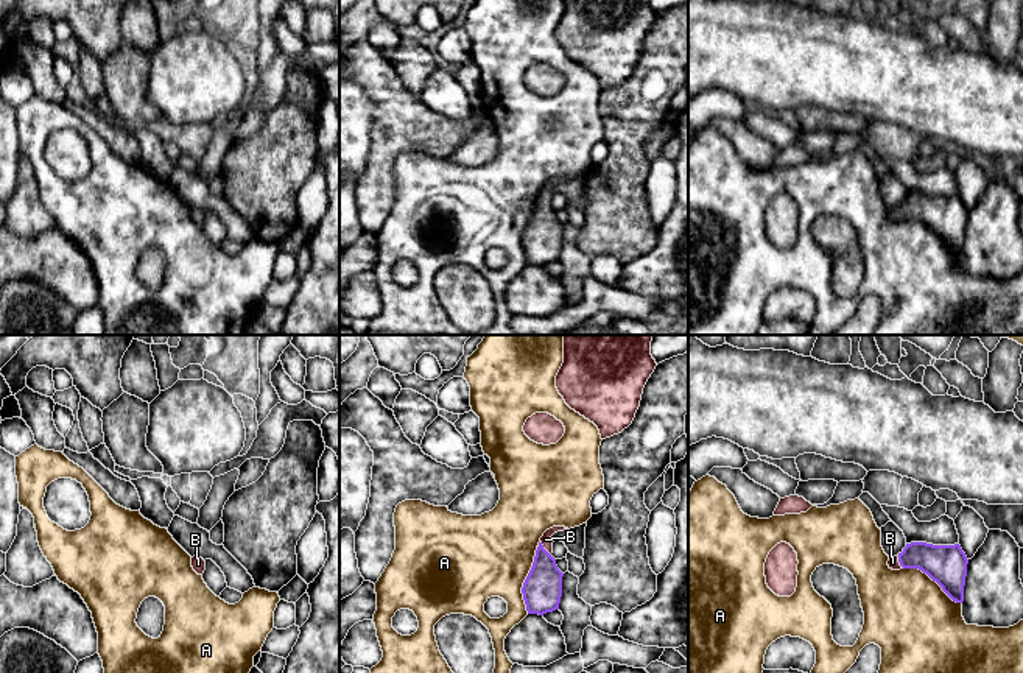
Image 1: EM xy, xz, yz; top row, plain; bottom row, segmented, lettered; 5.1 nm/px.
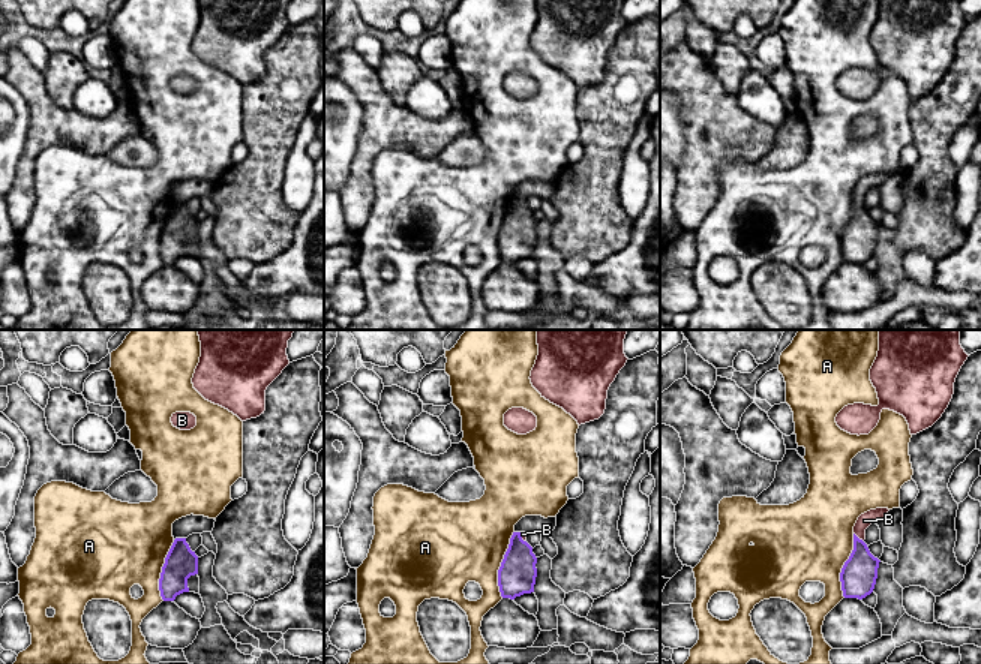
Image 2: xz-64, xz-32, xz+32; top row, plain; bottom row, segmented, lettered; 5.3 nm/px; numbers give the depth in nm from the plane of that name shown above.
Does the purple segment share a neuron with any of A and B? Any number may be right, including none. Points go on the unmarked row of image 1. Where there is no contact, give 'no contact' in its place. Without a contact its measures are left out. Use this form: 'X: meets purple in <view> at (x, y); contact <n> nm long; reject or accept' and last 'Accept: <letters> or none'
A: meets purple in xz at (525, 231); contact 340 nm long; reject
B: meets purple in xz at (544, 200); contact 90 nm long; accept
Accept: B

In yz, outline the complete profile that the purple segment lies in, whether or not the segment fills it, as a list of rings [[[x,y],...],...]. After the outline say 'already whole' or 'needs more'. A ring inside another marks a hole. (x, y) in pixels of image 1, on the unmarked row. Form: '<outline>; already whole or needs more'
[[[926,193],[906,195],[902,204],[888,212],[892,221],[922,221],[956,254],[964,252],[967,215],[969,210],[959,195],[933,196]]]; needs more

